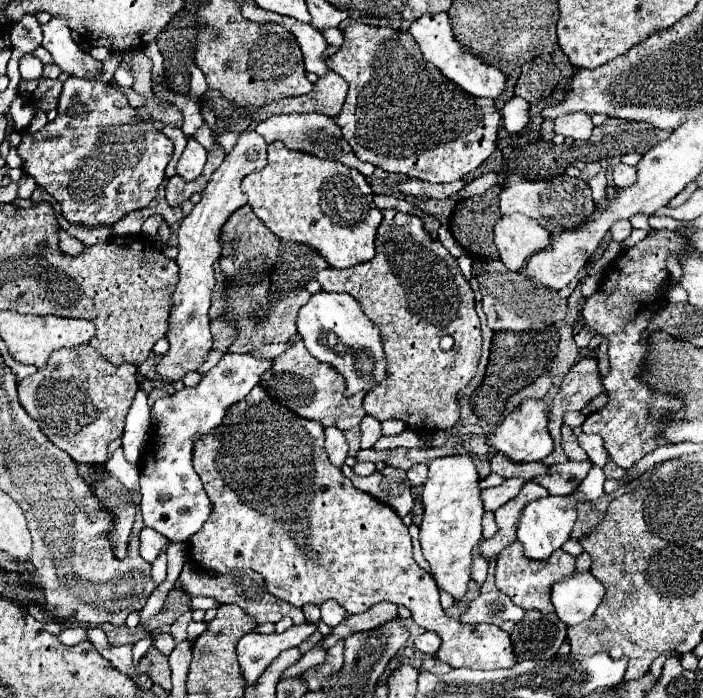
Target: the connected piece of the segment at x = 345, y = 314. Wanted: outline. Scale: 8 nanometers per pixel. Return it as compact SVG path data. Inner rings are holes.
M325 290L313 294L299 310L297 330L303 336L309 352L319 360L331 364L345 380L345 396L357 392L371 392L387 374L385 352L379 328L363 314L359 302L347 294L327 294Z

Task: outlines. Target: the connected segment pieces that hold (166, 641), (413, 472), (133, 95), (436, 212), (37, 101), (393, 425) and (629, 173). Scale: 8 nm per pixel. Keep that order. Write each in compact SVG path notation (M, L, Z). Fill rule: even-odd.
M157 634L157 640L155 640L155 646L161 654L169 656L171 650L175 648L175 642L173 642L173 636L171 634Z
M415 464L409 472L407 472L407 478L413 486L421 486L425 480L427 480L427 466L425 464Z
M117 86L117 88L129 98L129 104L131 104L133 108L141 108L141 106L147 104L147 100L145 100L143 96L139 96L135 90L131 90L131 88L123 88L123 86Z
M445 198L445 200L427 200L427 202L419 202L419 208L427 214L433 214L441 224L449 224L451 220L451 212L455 210L455 200L453 198Z
M41 78L37 90L31 96L31 102L37 110L53 110L57 108L59 102L59 94L63 90L63 82L61 80L49 80L49 78Z
M387 420L382 422L382 434L385 436L393 436L399 434L405 429L405 424L401 420Z
M617 164L613 168L613 180L615 180L617 188L627 188L627 186L635 184L635 166Z

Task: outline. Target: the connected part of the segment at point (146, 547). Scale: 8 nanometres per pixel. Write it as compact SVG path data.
M143 528L141 530L141 556L143 556L143 560L153 562L159 556L165 542L167 540L163 536L159 536L159 532L155 532L153 528Z

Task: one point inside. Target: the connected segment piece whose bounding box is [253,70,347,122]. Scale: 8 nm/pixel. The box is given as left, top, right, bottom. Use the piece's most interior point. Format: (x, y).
(327, 97)

